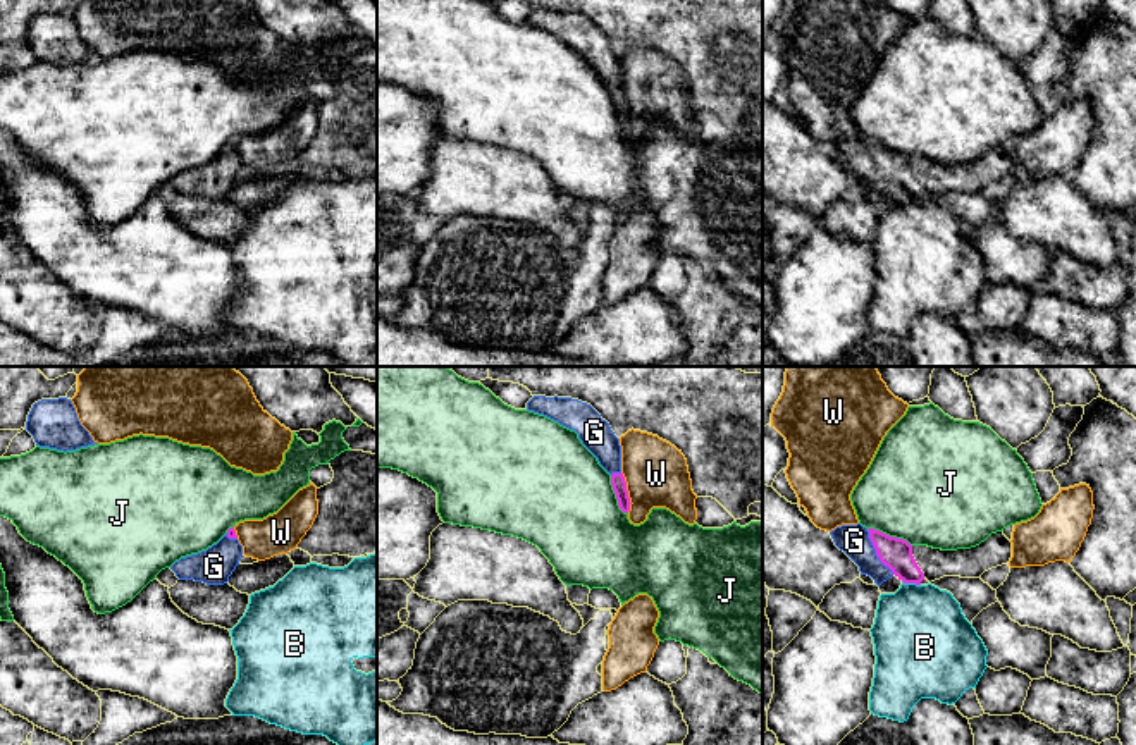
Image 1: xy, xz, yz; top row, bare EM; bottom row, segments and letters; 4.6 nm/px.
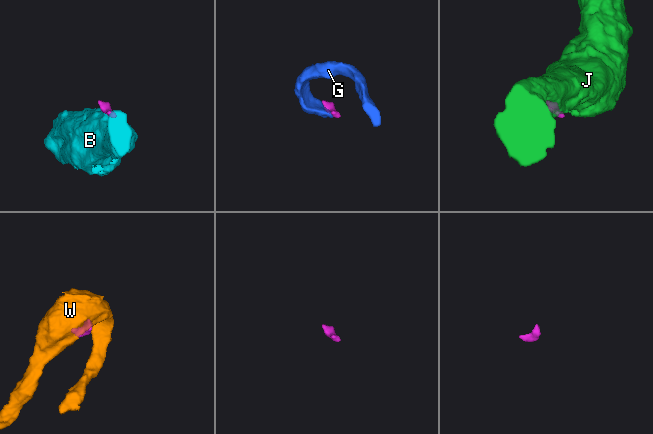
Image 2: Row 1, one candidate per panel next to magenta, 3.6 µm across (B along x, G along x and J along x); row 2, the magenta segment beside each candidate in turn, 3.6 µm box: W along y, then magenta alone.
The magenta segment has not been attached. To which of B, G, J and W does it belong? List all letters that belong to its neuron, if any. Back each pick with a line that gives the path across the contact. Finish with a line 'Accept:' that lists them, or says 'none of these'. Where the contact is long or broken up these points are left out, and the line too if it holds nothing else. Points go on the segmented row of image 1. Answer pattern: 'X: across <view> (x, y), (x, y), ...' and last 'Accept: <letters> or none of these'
G: across yz (895, 553), (876, 553), (854, 541)
Accept: G

